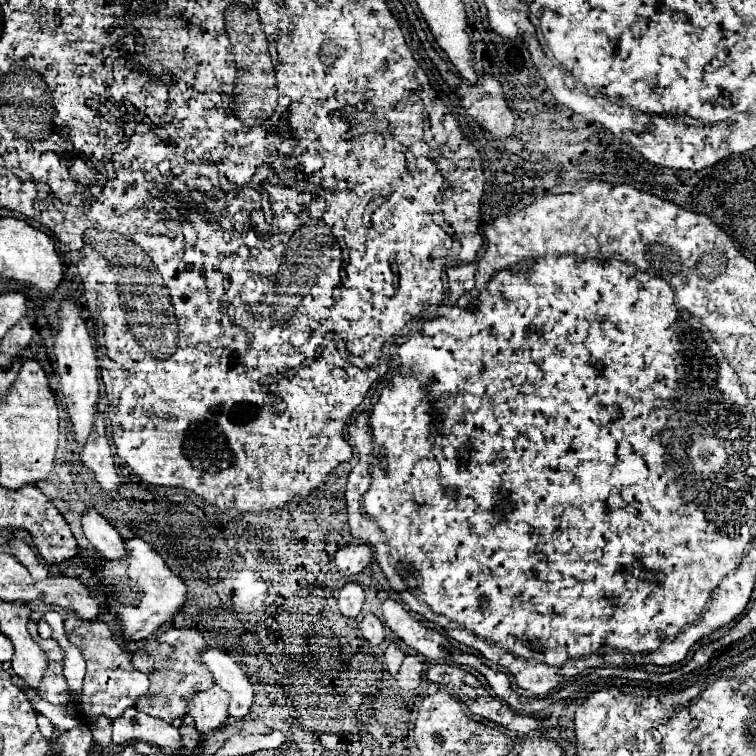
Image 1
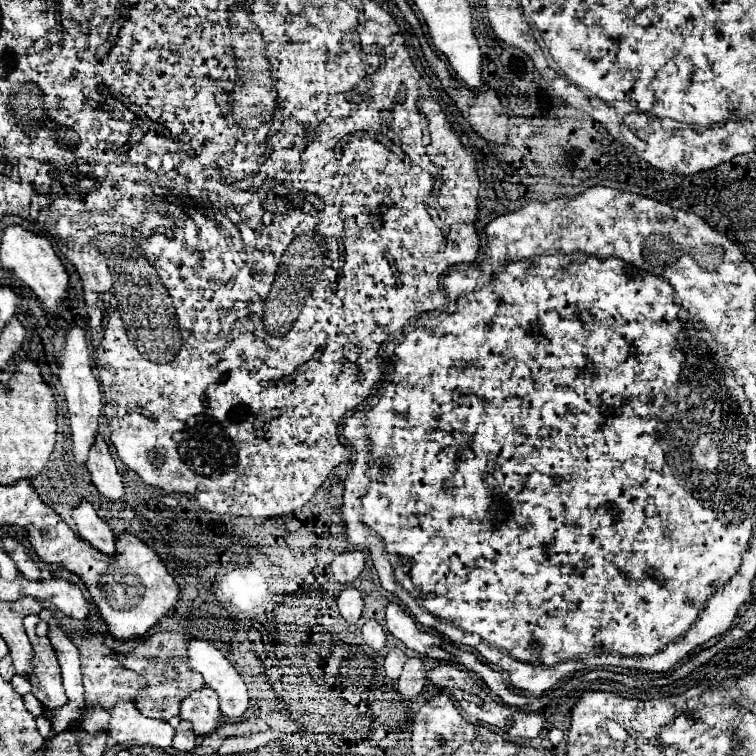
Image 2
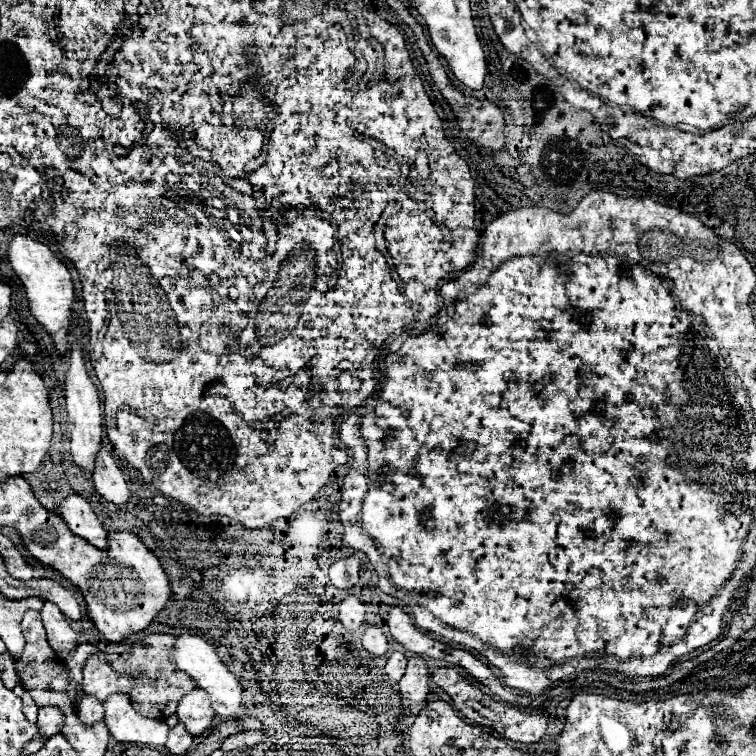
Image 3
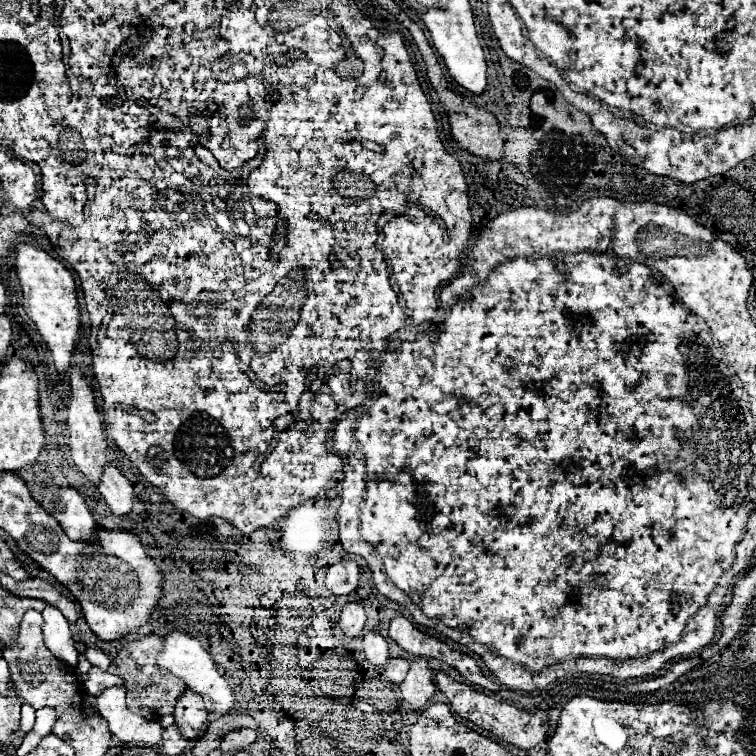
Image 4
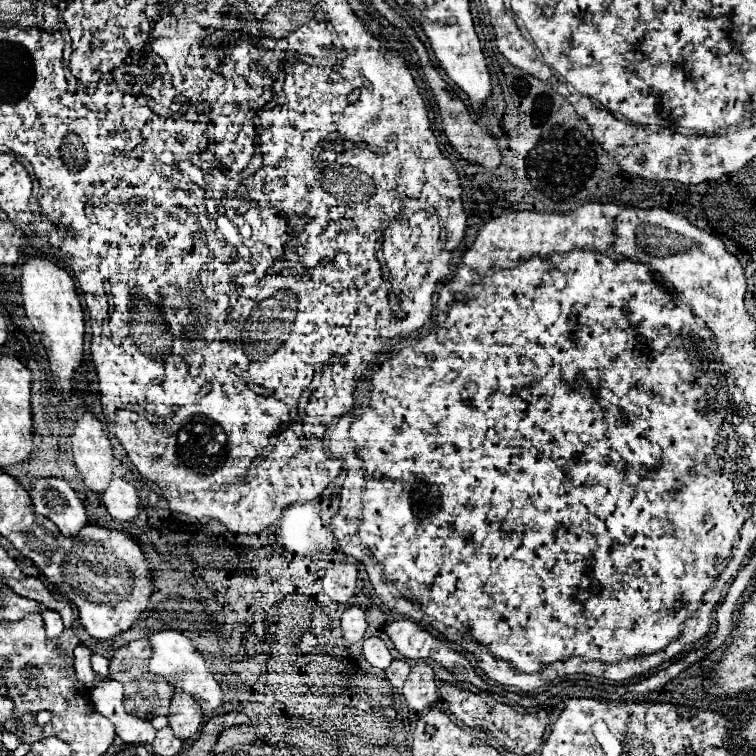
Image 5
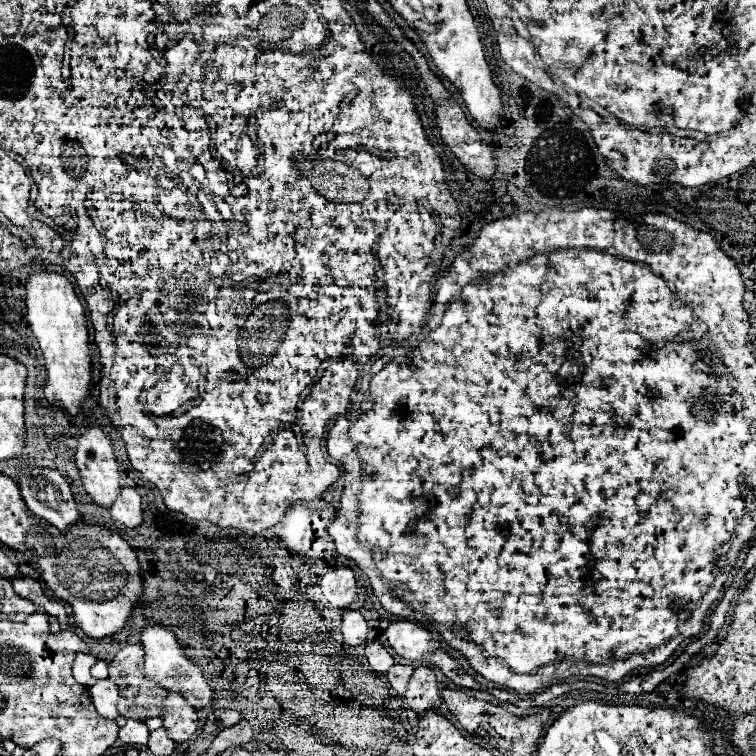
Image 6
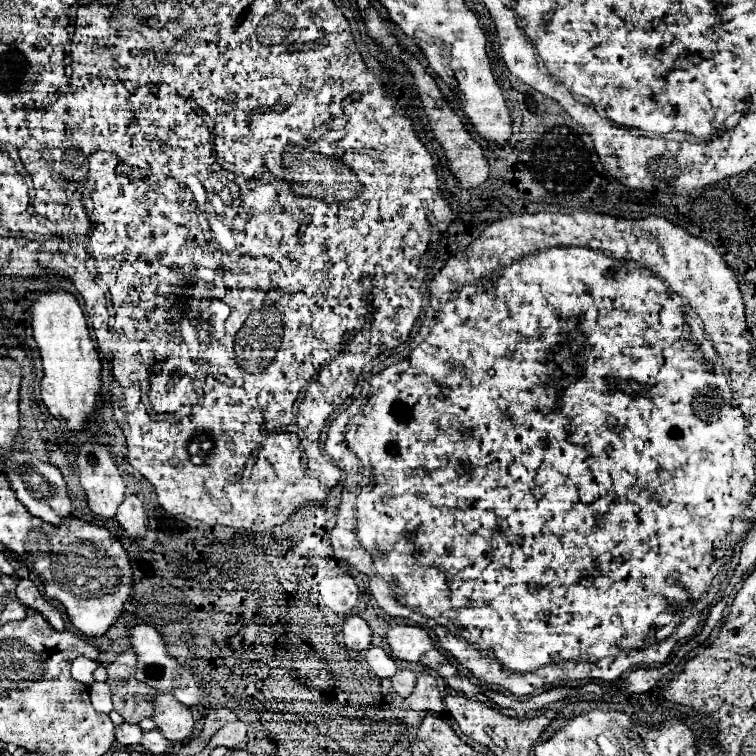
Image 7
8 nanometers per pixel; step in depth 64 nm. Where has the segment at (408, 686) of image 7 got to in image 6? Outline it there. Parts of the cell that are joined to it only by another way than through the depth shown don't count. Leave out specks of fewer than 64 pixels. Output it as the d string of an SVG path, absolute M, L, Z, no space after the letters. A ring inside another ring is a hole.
M394 664L394 666L386 672L386 678L388 678L388 682L392 684L392 688L394 688L398 694L404 694L404 688L406 688L408 678L412 676L412 672L414 672L412 666Z

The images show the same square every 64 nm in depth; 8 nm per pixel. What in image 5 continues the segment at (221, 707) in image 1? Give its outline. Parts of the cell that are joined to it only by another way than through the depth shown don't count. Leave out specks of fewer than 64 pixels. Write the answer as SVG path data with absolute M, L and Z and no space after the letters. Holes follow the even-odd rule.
M176 692L172 698L172 708L170 708L170 726L176 732L178 738L188 740L192 738L202 722L204 722L204 714L202 708L198 706L198 702L186 694L186 692Z

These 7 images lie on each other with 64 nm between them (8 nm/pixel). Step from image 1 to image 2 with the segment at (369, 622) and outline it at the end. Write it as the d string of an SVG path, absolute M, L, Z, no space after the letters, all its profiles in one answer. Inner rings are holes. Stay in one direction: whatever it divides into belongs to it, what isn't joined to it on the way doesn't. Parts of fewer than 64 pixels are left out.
M374 618L362 624L362 638L374 650L382 650L386 644L386 632Z

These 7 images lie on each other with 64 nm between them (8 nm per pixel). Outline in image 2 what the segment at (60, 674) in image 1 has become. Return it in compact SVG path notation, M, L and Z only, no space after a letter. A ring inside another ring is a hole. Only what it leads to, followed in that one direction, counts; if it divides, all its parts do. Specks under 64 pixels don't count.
M28 615L24 618L26 634L34 646L34 672L30 678L32 694L46 708L60 708L68 702L64 686L62 686L60 664L50 640L36 636L38 622L40 622L38 615Z

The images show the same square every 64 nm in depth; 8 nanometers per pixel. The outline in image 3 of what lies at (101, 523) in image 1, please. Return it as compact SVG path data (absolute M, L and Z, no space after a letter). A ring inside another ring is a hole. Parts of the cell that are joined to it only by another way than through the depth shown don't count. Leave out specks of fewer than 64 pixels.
M78 494L68 496L58 506L56 514L62 516L62 520L68 524L68 528L76 536L88 540L92 546L96 546L100 550L108 550L108 530L100 524L100 520L96 518L96 514L86 498L82 498Z

